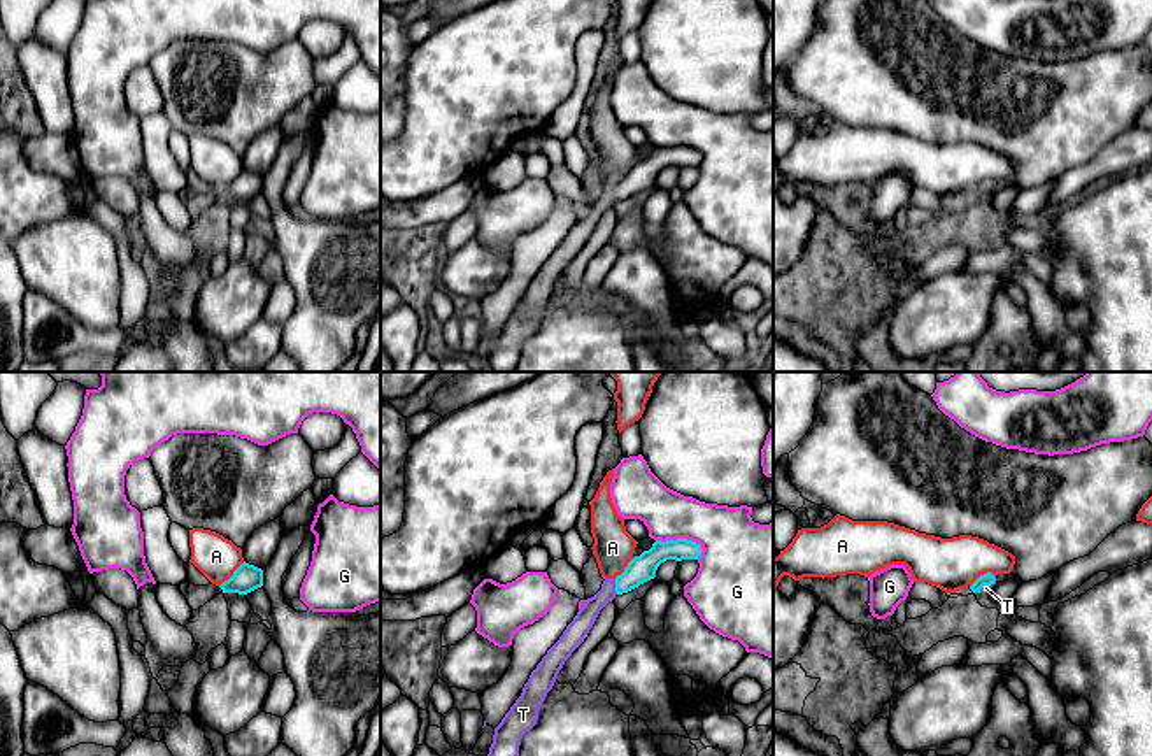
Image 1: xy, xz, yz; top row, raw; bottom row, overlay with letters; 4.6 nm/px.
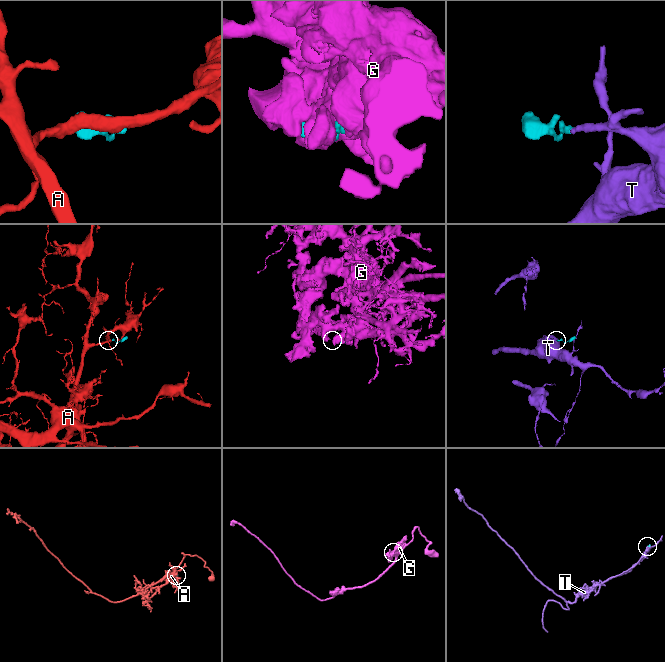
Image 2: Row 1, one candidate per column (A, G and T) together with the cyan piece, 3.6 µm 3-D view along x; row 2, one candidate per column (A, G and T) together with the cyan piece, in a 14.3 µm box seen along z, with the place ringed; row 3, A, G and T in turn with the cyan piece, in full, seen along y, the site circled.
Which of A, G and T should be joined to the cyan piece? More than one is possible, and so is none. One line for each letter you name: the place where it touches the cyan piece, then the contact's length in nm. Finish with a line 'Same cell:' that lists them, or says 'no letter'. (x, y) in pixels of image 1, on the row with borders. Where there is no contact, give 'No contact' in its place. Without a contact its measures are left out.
T: Touches cyan at xz (616, 586). Shared border 70 nm
Same cell: T

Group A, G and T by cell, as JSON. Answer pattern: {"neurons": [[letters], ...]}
{"neurons": [["A"], ["G"], ["T"]]}

